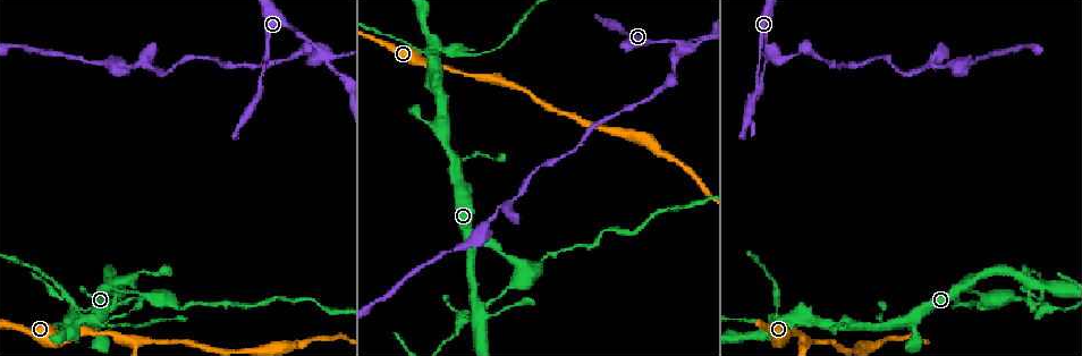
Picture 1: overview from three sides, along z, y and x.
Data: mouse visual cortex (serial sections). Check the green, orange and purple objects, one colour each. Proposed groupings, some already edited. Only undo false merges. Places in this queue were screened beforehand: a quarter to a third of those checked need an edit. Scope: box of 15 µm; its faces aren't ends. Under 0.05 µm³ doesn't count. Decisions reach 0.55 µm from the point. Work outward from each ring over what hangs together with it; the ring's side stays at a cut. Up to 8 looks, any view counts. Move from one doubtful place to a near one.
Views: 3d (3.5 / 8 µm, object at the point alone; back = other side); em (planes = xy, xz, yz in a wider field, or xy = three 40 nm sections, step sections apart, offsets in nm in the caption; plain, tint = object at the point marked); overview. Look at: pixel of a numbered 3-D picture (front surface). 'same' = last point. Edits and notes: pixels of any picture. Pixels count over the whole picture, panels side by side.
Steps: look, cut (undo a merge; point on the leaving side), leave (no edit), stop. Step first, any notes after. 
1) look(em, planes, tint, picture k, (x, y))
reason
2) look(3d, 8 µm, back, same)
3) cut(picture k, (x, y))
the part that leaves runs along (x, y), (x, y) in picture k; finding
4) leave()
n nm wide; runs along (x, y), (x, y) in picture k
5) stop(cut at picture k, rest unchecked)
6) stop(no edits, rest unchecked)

look(3d, 3.5 µm, picture 1, (767, 58))
sharp bend

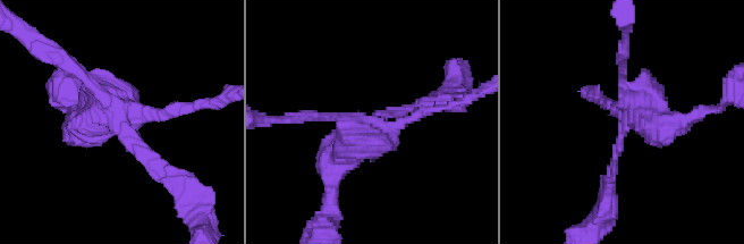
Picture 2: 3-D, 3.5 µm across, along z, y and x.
look(em, xy, step 3, tint, picture 2, (373, 128))
4 arms; arms of 150, 150, 150, 250 nm; now the EM

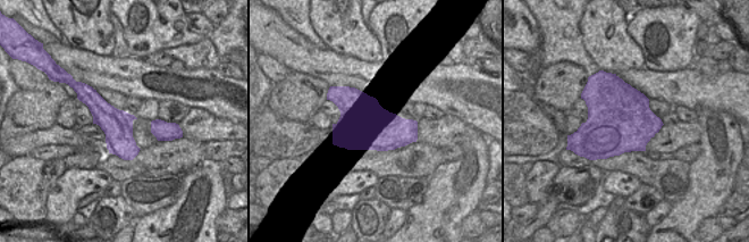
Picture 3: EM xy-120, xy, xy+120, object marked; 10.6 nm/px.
cut(picture 2, (331, 202))
the part that leaves runs along (361, 137), (332, 160), (329, 221) in picture 2; a second cell is stuck on

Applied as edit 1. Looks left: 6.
look(overview)

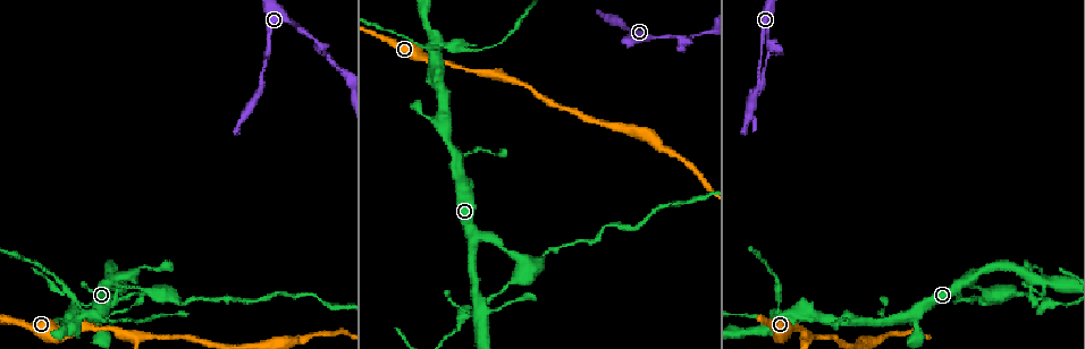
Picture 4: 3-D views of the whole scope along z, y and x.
look(3d, 3.5 µm, picture 4, (889, 323))
sudden change in width

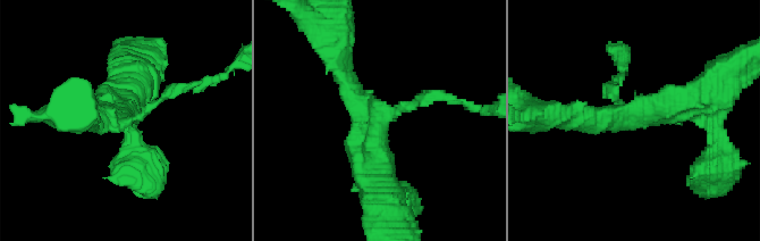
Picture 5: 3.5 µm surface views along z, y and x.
look(em, xy, step 1, tint, picture 5, (366, 126))
3 arms; arms of 150, 250, 400 nm

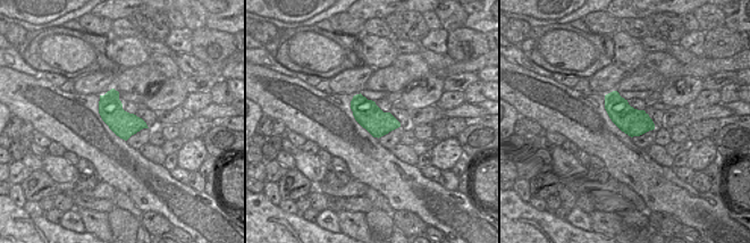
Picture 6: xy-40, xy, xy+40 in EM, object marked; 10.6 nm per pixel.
look(em, xy, step 3, tint, same)
another direction

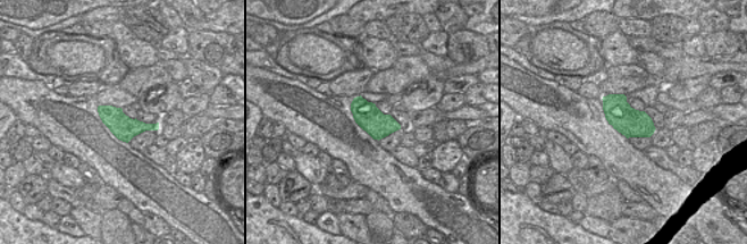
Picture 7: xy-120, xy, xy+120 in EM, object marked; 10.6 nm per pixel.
leave()
runs along (381, 193), (363, 108), (339, 59) in picture 5; continuous, no second cell

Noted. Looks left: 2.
look(3d, 8 µm, picture 4, (808, 336))
sudden change in width

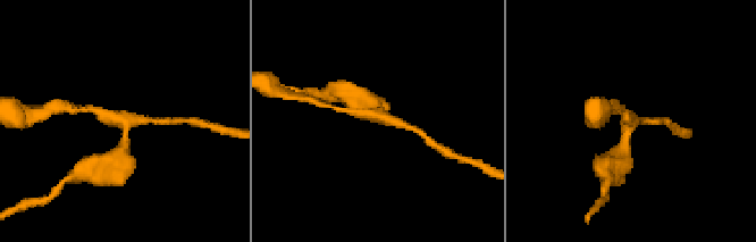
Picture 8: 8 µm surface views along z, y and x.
look(3d, 3.5 µm, picture 8, (124, 122))
zoom in

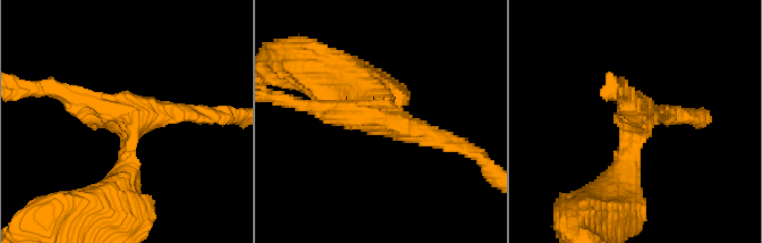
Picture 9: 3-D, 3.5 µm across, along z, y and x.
leave()
runs along (315, 107), (389, 118), (455, 144) in picture 9; continuous, no second cell

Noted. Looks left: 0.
stop(cut at picture 2, rest unchecked)

